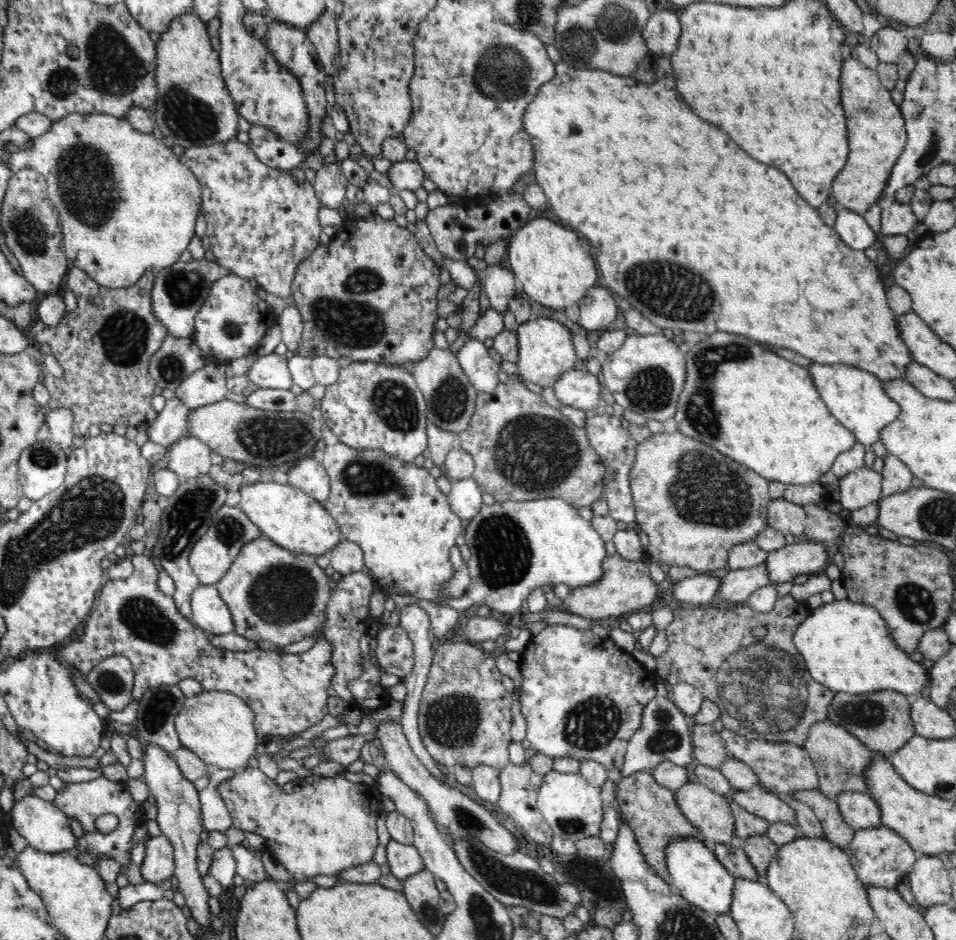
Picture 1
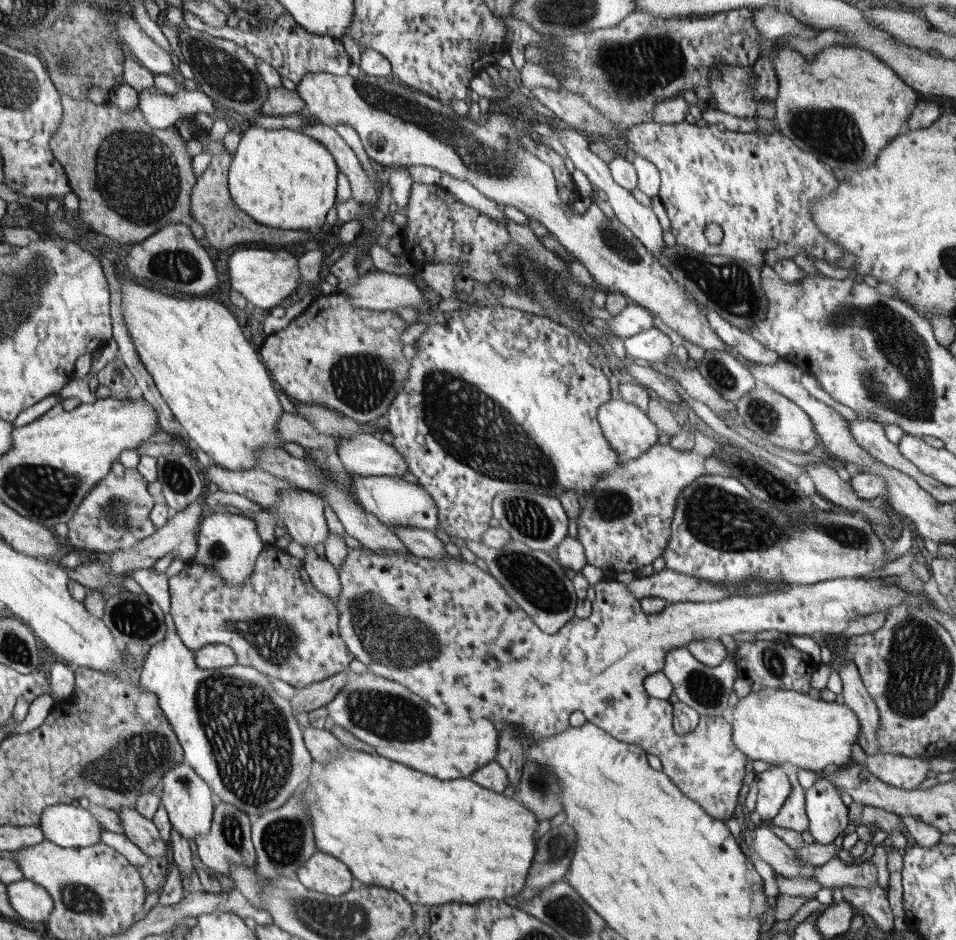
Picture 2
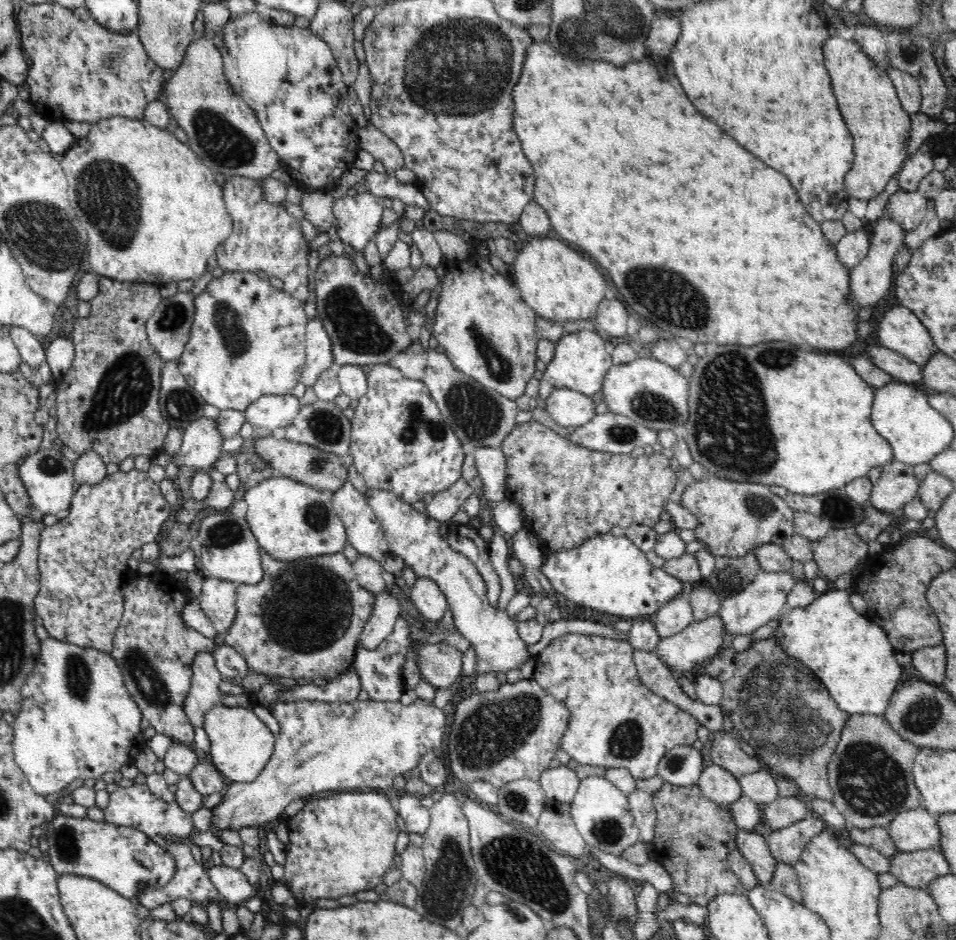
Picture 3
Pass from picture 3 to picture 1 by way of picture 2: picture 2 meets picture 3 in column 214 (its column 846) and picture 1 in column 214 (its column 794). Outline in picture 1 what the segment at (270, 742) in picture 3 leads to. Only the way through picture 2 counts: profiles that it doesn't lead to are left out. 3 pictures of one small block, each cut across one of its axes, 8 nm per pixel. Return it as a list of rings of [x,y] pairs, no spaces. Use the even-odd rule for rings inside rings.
[[[202,690],[194,698],[184,700],[184,708],[176,716],[176,732],[182,748],[196,752],[206,764],[214,764],[222,770],[244,770],[256,748],[262,744],[254,726],[252,708],[236,694],[230,692],[206,692]]]

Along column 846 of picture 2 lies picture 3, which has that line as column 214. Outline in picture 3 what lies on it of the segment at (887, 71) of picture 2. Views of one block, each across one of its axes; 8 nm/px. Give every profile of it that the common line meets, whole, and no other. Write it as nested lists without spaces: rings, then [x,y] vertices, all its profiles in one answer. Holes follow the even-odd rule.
[[[206,36],[188,46],[182,66],[166,82],[164,96],[168,112],[188,136],[186,144],[214,174],[246,176],[264,182],[272,172],[282,168],[282,160],[268,144],[256,114],[228,82],[222,52],[214,46],[212,38]]]

